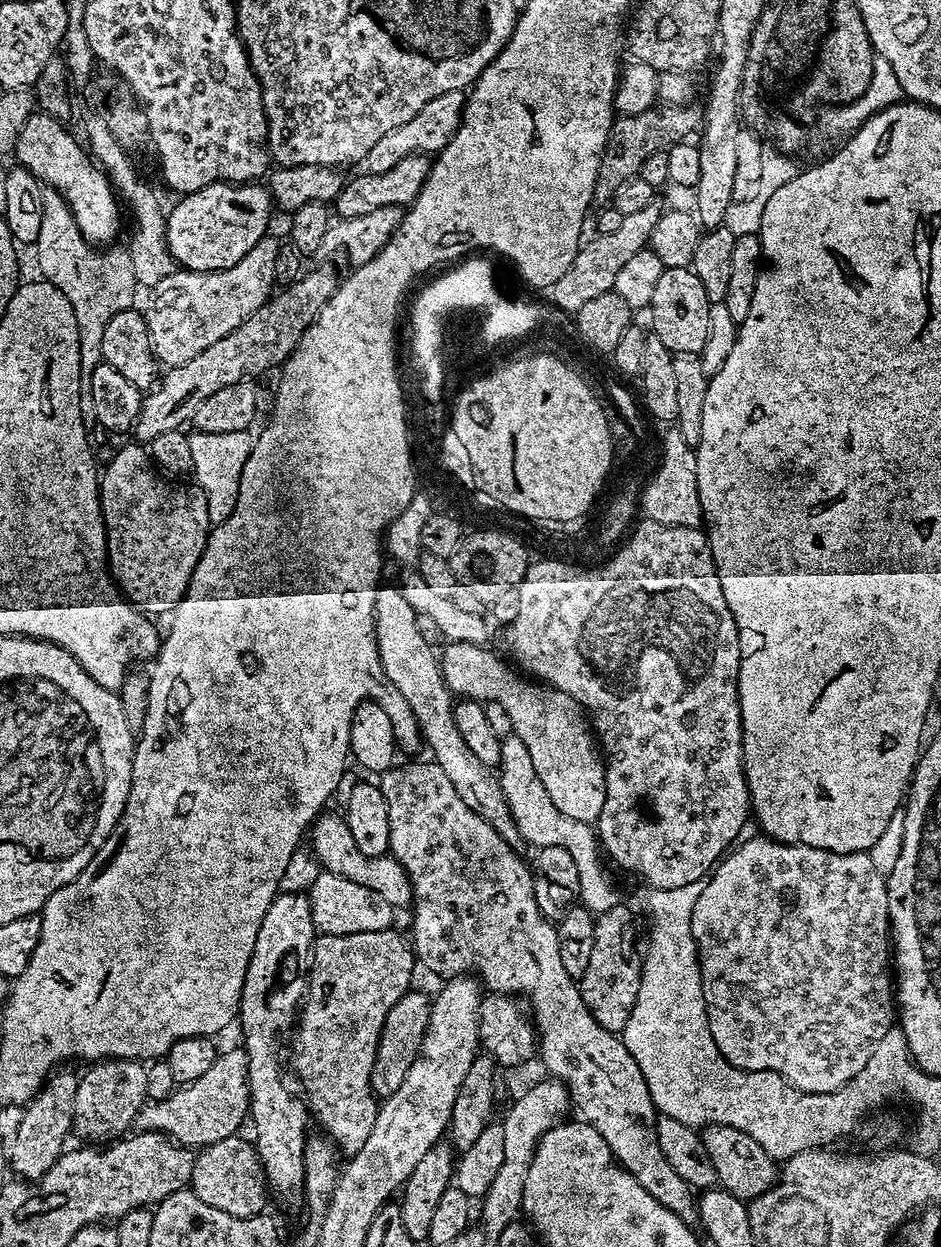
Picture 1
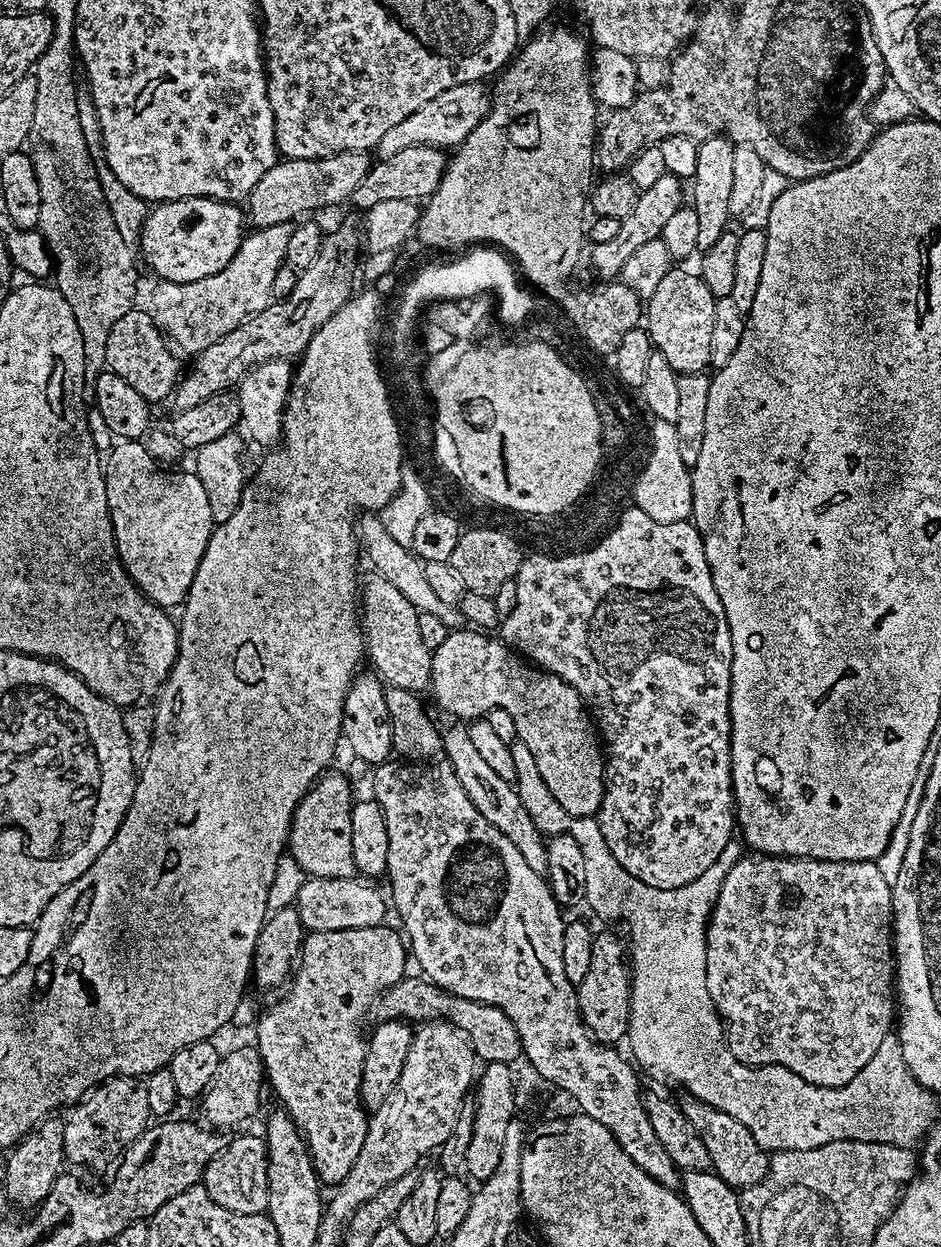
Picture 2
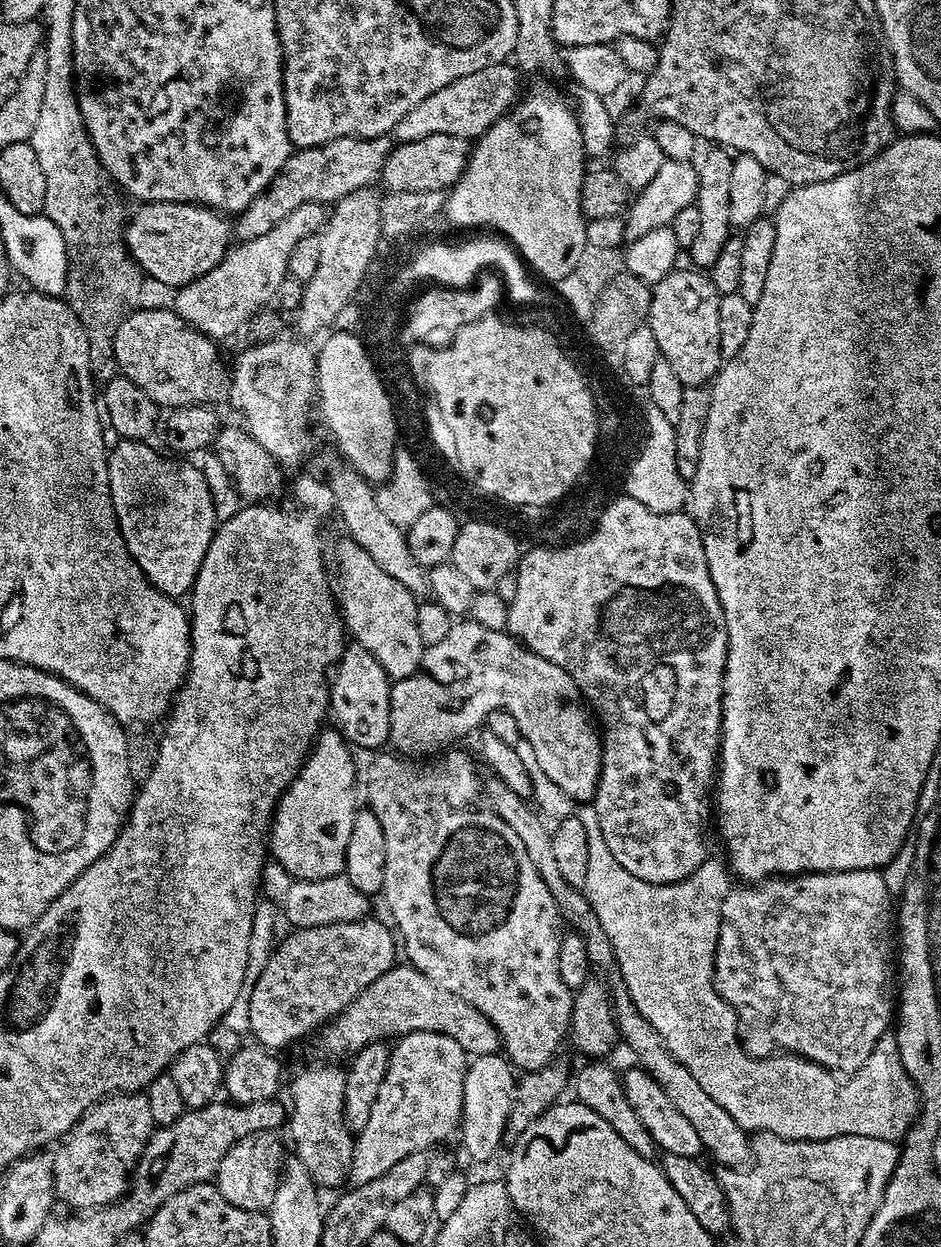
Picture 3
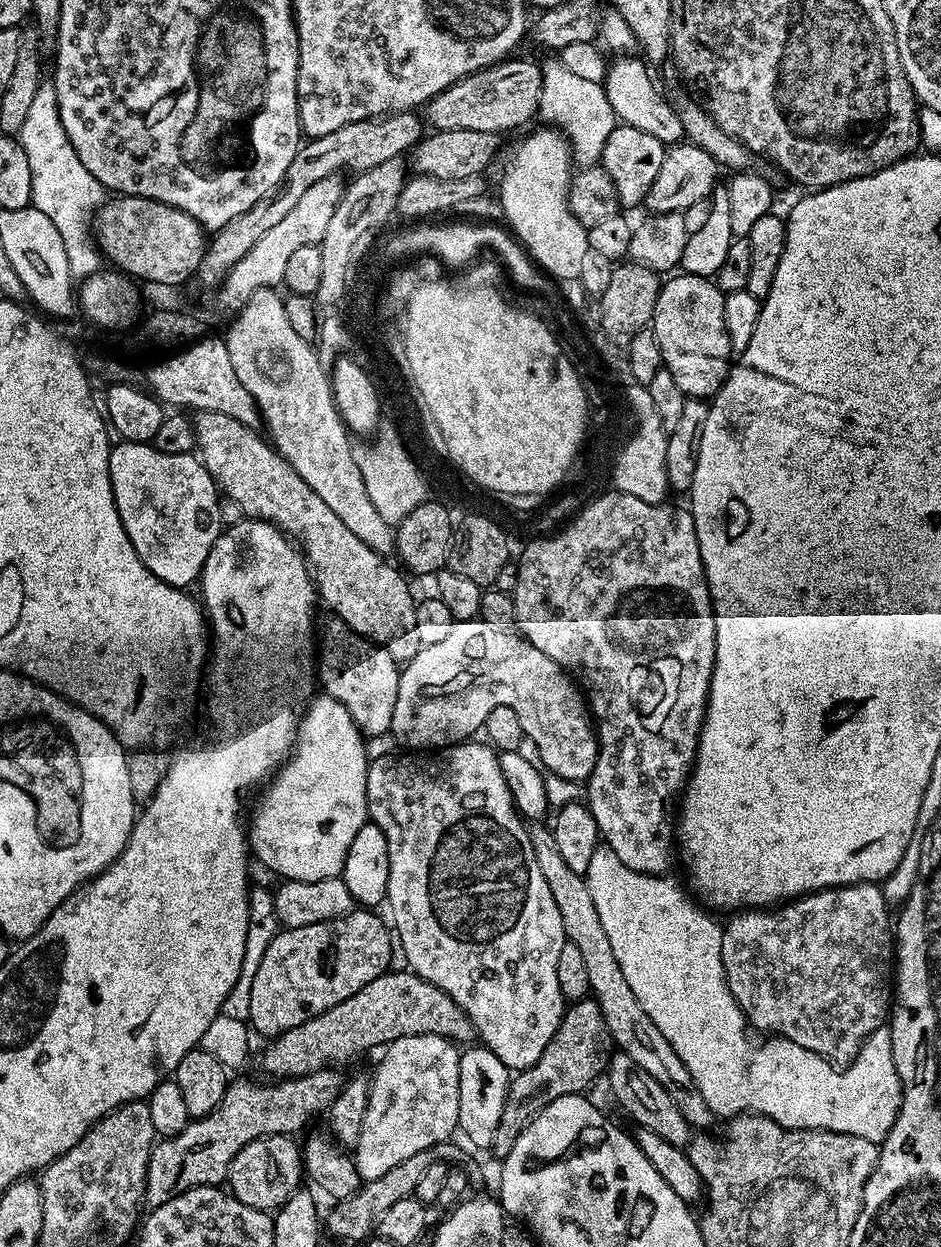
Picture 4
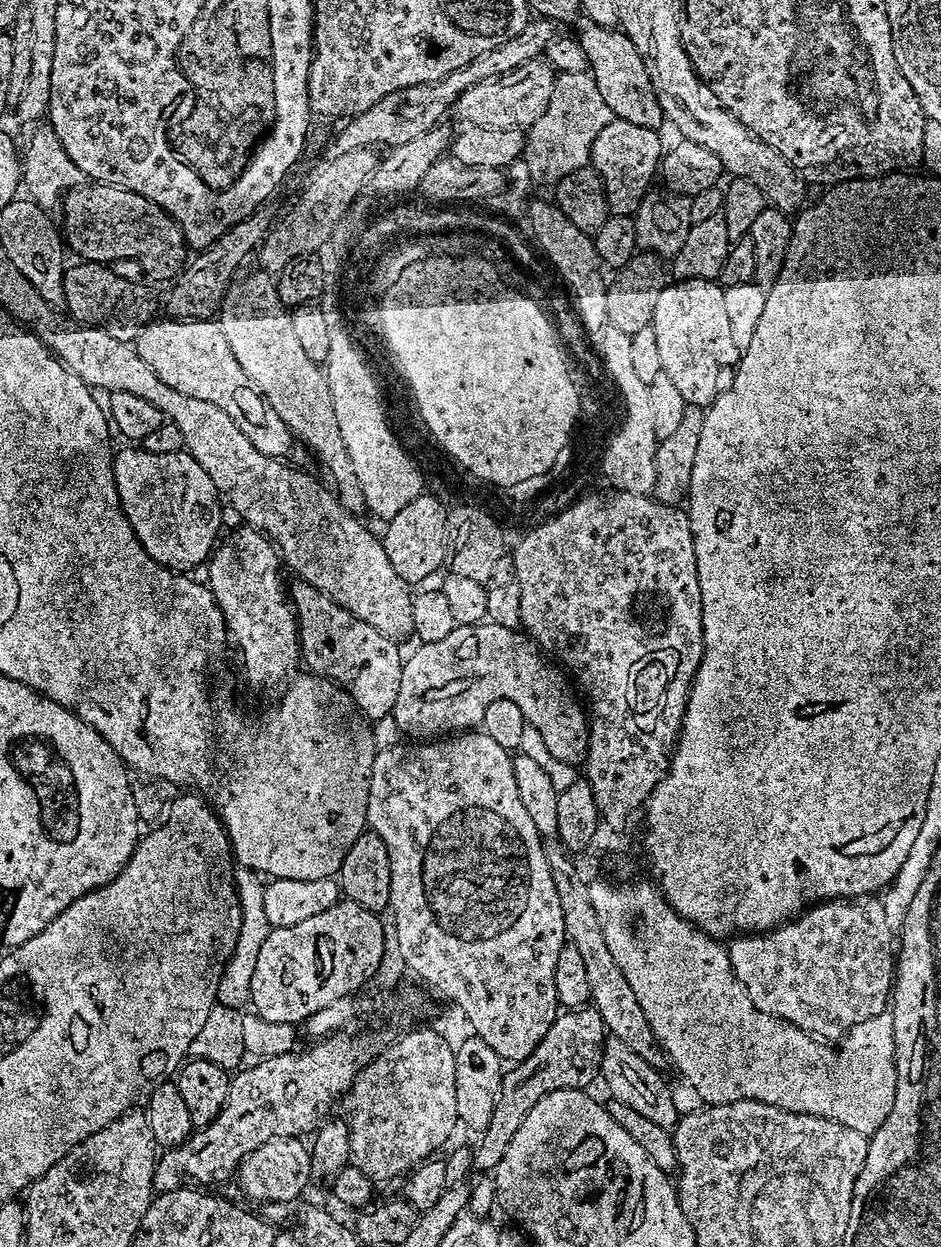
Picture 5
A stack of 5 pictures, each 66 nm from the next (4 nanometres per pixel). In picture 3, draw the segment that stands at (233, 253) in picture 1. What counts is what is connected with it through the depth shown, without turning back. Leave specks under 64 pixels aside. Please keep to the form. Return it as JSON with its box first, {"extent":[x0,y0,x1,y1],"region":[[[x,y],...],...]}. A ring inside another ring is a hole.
{"extent":[122,202,230,290],"region":[[[144,202],[128,224],[123,225],[122,241],[137,269],[145,277],[177,290],[214,270],[230,251],[230,224],[221,213],[198,204]]]}

